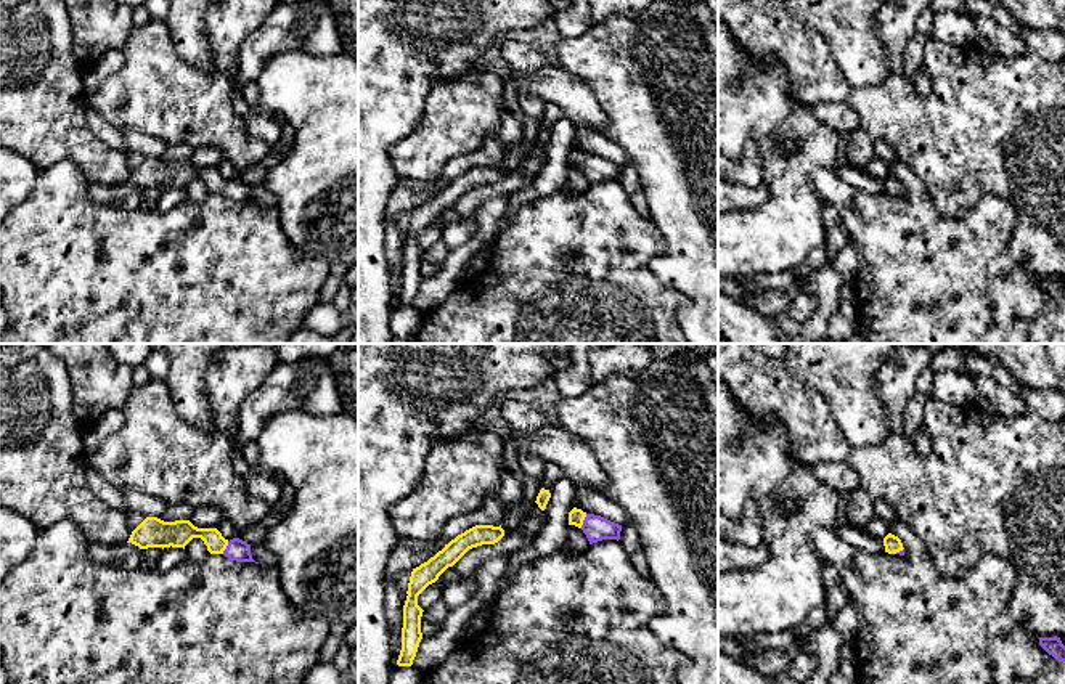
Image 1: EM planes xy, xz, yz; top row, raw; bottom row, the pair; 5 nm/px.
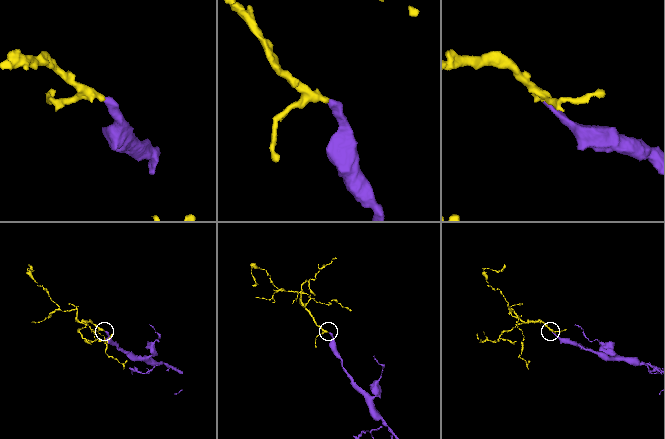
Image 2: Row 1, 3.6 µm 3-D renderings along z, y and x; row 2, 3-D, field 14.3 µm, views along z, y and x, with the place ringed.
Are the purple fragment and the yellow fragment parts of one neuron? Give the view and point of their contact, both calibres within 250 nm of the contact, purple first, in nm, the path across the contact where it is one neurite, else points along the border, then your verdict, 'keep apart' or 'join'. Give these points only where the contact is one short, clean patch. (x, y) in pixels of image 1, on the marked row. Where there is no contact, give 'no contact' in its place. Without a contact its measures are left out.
contact xz (583, 521); calibres 130 and 80 nm; way xz (596, 529), (583, 521), (575, 516); join

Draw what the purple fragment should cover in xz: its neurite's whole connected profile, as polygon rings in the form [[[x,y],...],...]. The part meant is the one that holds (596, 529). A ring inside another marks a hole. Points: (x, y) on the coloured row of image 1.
[[[577,507],[569,512],[569,525],[581,528],[590,544],[602,539],[620,539],[622,525]]]

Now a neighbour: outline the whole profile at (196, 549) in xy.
[[[193,538],[186,546],[185,551],[188,554],[190,562],[202,562],[210,552],[201,538]]]

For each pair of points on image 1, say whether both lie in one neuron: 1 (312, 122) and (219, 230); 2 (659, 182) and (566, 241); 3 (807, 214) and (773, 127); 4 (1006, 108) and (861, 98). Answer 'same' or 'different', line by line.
1: different
2: different
3: same
4: same

